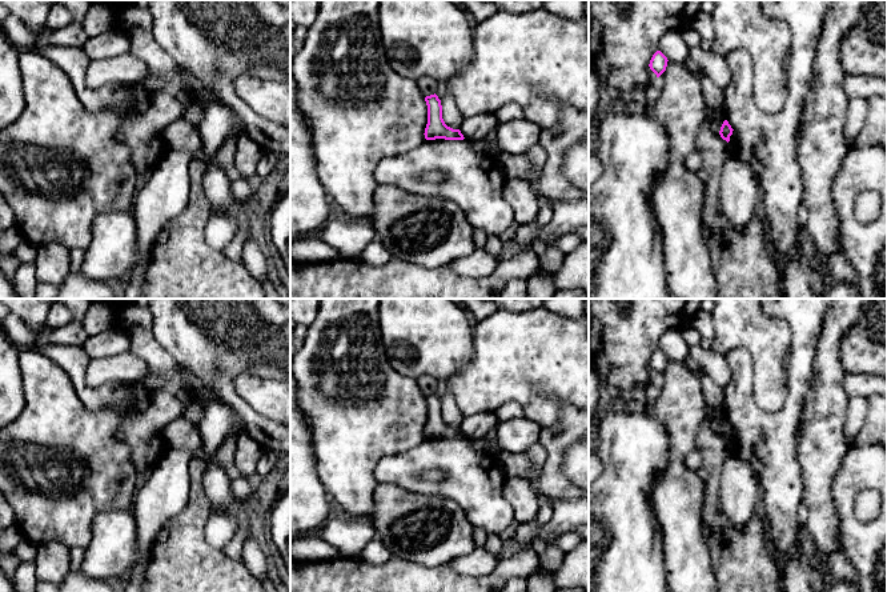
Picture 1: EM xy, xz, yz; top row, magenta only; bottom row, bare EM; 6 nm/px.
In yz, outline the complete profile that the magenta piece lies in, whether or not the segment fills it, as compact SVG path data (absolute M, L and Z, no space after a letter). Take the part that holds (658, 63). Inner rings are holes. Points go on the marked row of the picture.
M657 51L651 57L649 67L657 77L659 77L666 71L667 61L667 57L661 51Z

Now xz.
M436 93L426 96L425 101L428 105L428 124L424 133L426 140L436 140L436 139L463 140L465 139L459 129L453 129L445 124L442 119L441 100Z

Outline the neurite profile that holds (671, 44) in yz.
M669 31L661 39L658 44L658 51L661 51L669 61L683 65L683 63L690 59L690 47L683 40L681 32Z

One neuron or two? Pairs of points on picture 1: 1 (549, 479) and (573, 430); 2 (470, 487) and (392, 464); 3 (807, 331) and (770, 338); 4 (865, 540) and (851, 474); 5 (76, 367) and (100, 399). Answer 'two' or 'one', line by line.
1: one
2: one
3: two
4: one
5: one

